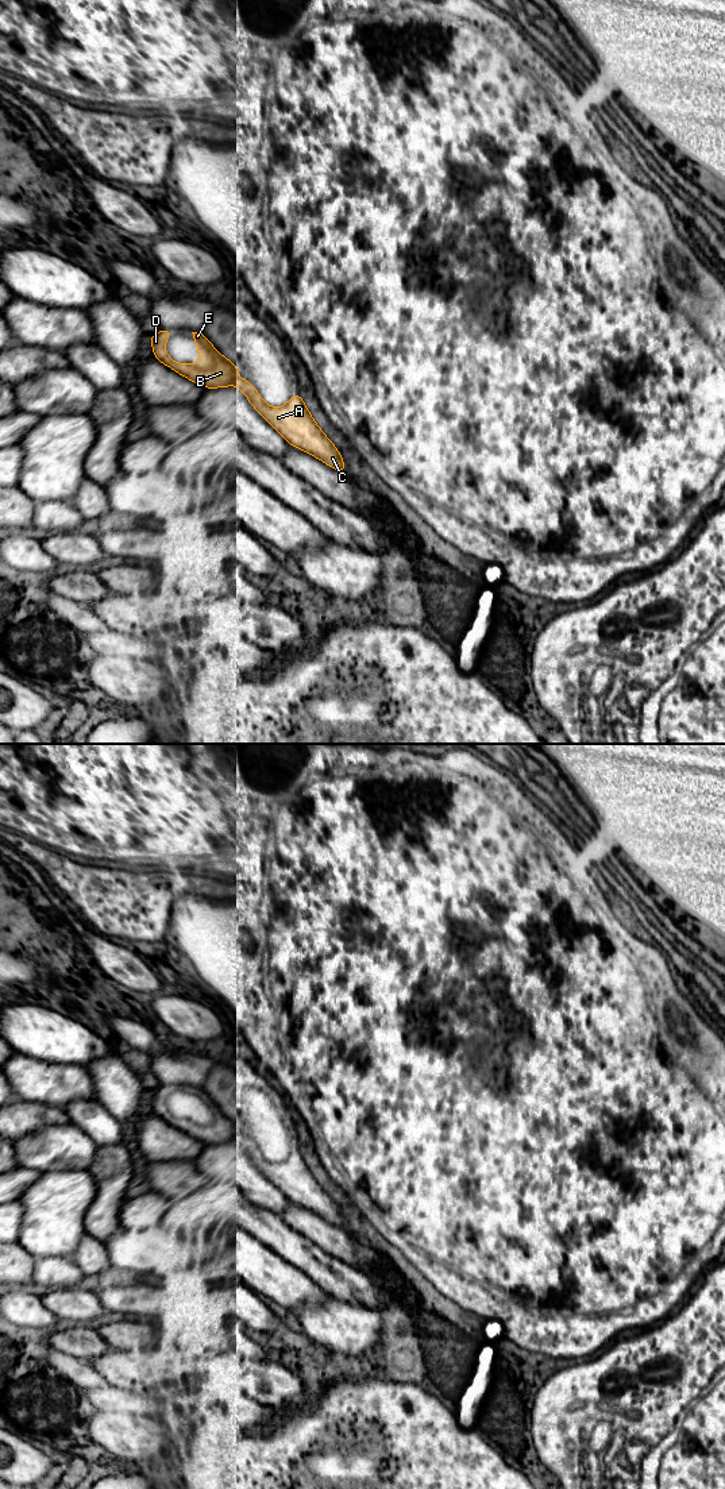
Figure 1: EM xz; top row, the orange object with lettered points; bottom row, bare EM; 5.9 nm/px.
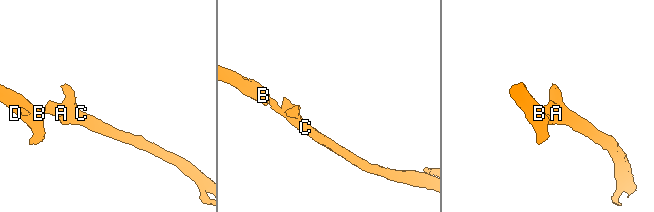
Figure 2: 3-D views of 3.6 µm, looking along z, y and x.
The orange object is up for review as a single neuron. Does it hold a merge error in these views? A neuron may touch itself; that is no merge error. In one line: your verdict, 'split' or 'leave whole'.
split

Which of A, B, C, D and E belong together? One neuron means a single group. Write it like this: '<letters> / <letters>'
A C / B D E

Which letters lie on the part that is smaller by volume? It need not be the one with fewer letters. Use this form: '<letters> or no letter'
A, C

